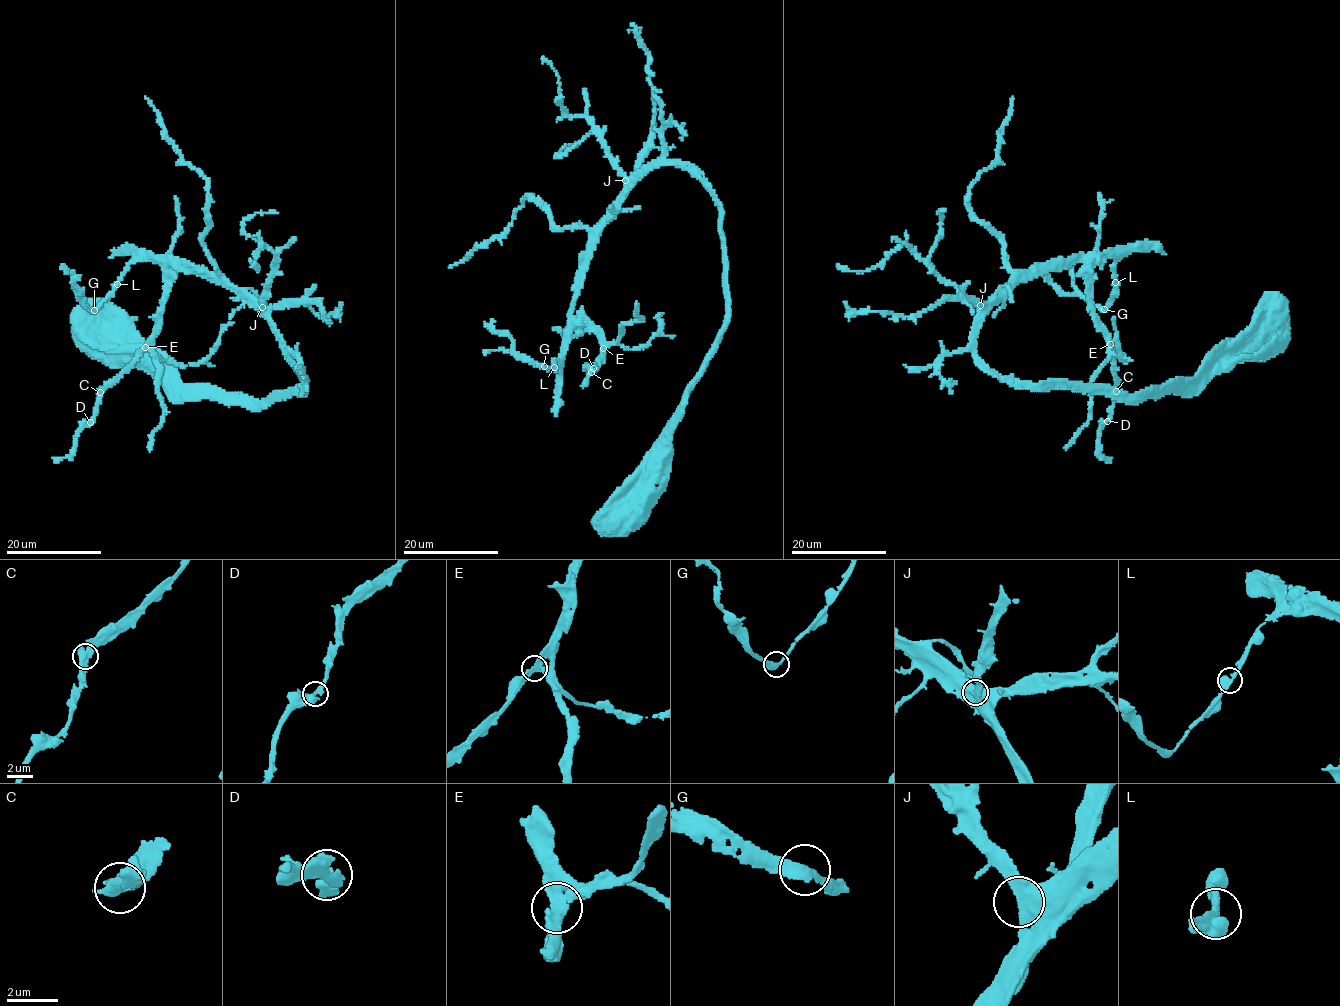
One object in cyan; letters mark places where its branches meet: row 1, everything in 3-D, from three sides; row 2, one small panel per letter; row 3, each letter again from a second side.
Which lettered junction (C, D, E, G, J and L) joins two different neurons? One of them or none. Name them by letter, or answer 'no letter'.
no letter

